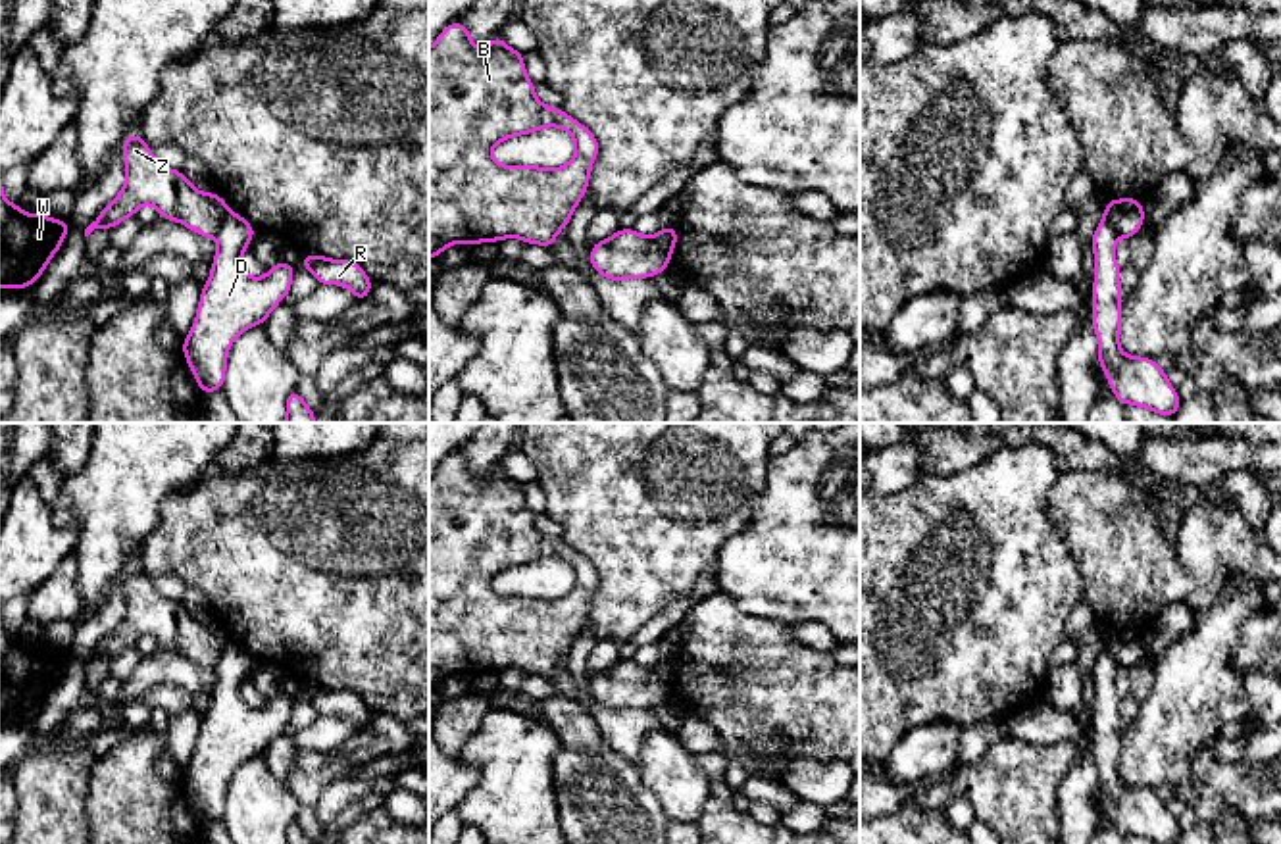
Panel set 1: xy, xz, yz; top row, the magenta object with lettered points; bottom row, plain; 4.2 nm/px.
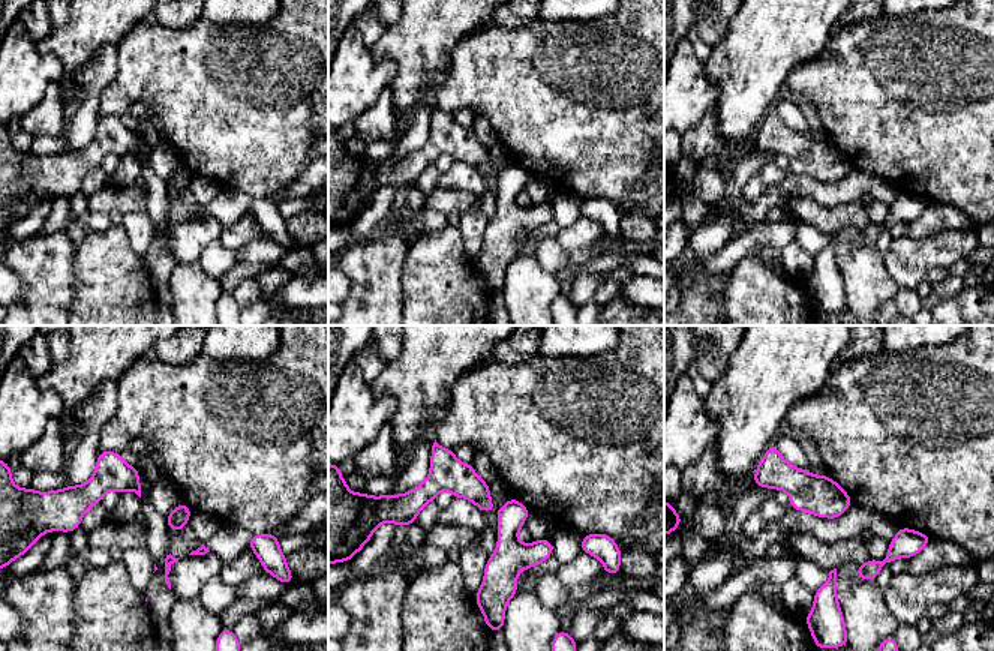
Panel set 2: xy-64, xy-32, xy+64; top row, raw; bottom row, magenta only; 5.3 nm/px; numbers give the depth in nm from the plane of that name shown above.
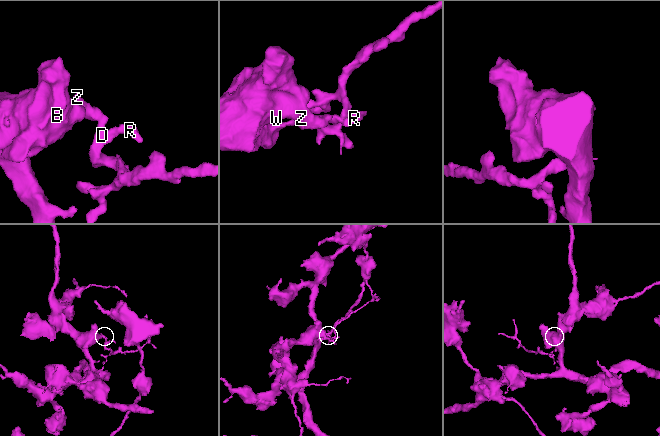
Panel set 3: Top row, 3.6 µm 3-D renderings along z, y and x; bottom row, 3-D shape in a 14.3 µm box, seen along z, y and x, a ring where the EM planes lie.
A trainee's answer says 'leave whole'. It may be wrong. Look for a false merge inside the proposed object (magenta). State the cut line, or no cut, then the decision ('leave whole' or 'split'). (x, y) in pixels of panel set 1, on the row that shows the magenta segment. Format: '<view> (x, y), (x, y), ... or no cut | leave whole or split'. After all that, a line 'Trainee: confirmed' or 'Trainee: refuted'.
xy (229, 210), (214, 235) | split
Trainee: refuted

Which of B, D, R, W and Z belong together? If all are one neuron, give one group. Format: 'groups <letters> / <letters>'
groups B W Z / D R

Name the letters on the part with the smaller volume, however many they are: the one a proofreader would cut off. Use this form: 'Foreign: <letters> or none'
Foreign: D, R

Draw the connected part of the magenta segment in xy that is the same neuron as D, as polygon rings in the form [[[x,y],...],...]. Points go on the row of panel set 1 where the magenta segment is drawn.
[[[235,211],[225,215],[215,235],[212,273],[202,286],[194,325],[183,342],[185,360],[202,394],[223,388],[227,354],[235,338],[264,325],[273,308],[290,294],[294,265],[277,261],[262,279],[242,269],[240,258],[254,235],[254,227]]]

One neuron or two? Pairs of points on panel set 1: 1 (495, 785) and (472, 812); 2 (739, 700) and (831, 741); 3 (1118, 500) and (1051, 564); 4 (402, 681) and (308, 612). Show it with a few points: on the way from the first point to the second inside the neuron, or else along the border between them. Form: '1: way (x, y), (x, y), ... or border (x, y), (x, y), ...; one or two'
1: way (493, 791), (477, 806); one
2: way (762, 700), (791, 700), (808, 718); one
3: border (1049, 506), (1049, 518), (1076, 566), (1081, 591); two
4: way (379, 658), (331, 612); one

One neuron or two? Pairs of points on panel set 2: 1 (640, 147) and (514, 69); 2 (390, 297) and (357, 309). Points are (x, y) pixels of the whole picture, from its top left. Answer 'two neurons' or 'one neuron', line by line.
1: one neuron
2: one neuron

